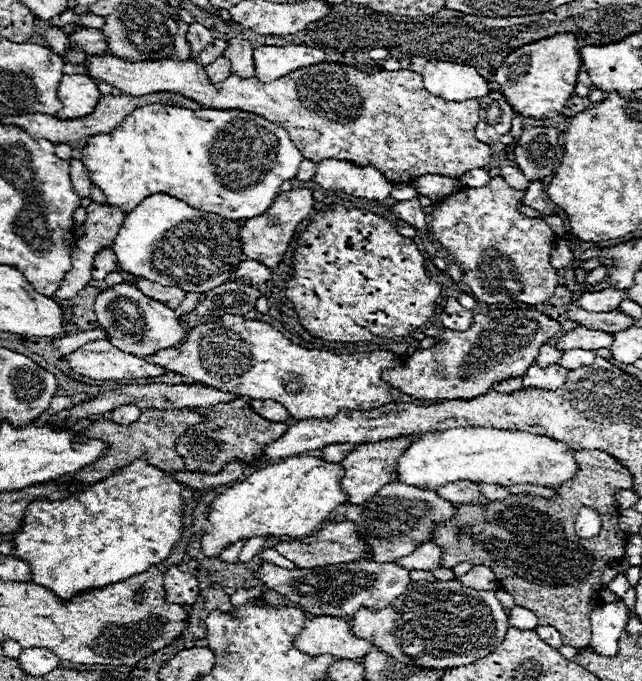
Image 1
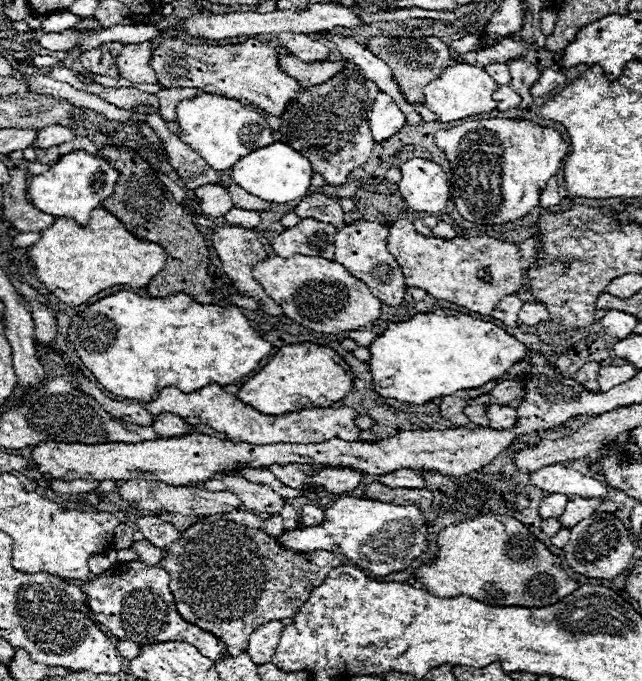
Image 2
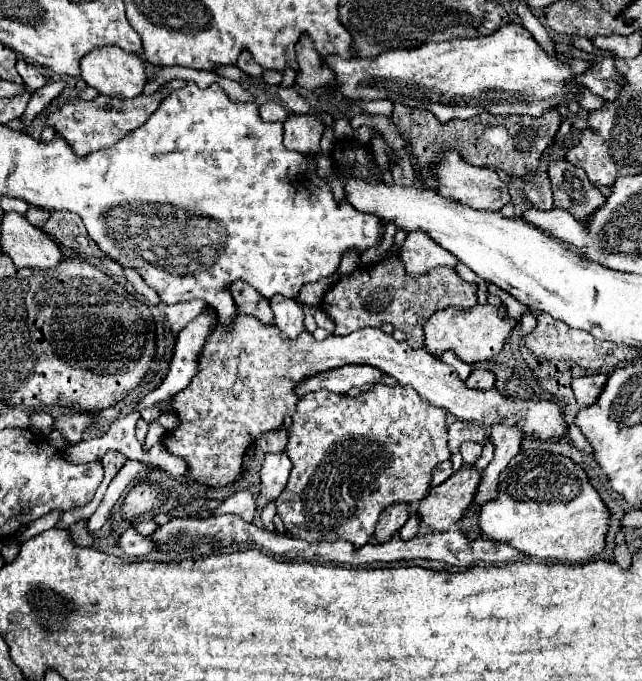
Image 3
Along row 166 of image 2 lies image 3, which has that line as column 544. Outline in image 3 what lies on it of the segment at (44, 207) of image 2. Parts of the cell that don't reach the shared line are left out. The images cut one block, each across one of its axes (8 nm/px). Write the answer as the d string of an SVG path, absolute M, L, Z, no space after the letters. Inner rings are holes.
M508 22L500 30L492 32L490 36L480 38L462 38L462 40L446 40L436 44L424 44L420 48L412 50L390 50L386 54L380 54L376 58L352 58L344 60L340 56L326 56L326 66L334 70L338 84L338 90L350 100L350 102L370 102L386 98L390 102L400 102L404 106L412 108L426 108L430 110L440 122L448 122L452 118L472 118L476 114L488 112L488 114L528 114L528 116L542 116L550 108L566 106L570 100L580 100L582 84L576 80L580 74L590 70L592 60L582 60L574 56L554 54L548 56L532 38L532 34L514 24Z

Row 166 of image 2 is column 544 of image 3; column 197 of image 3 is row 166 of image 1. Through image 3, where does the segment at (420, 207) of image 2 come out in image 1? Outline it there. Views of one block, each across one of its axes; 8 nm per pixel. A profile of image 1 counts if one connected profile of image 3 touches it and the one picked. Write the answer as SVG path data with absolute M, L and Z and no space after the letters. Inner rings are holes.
M48 26L42 38L66 64L88 62L88 74L94 80L104 80L128 96L178 92L206 108L254 112L266 116L270 122L282 124L304 158L312 162L338 158L358 166L372 164L386 174L392 184L412 182L424 174L460 178L464 172L484 168L492 160L490 146L474 136L474 128L480 120L478 100L452 102L436 98L426 92L422 76L410 70L382 70L368 76L352 66L322 62L294 70L270 84L254 76L240 78L236 74L212 84L204 66L194 60L180 62L164 58L128 62L114 54L84 54L78 46L70 48L70 36L58 26Z

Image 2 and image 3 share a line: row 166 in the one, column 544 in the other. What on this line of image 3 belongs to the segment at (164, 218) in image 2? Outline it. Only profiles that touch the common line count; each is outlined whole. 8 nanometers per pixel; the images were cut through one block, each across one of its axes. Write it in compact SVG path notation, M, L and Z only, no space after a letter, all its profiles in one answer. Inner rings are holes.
M394 104L392 122L408 142L408 152L420 160L438 162L444 150L456 150L468 164L504 170L510 176L528 176L538 168L542 152L552 144L560 128L560 114L558 110L548 110L544 116L540 116L540 122L532 116L480 114L470 120L452 120L444 124L438 122L438 118L428 110L410 110L402 104Z

